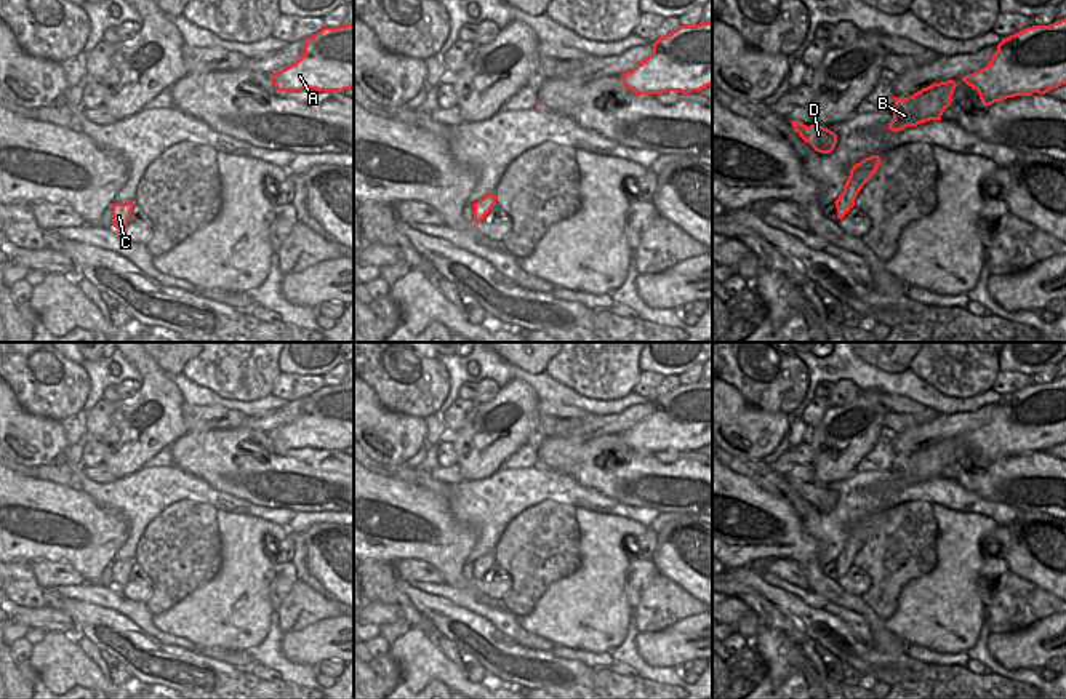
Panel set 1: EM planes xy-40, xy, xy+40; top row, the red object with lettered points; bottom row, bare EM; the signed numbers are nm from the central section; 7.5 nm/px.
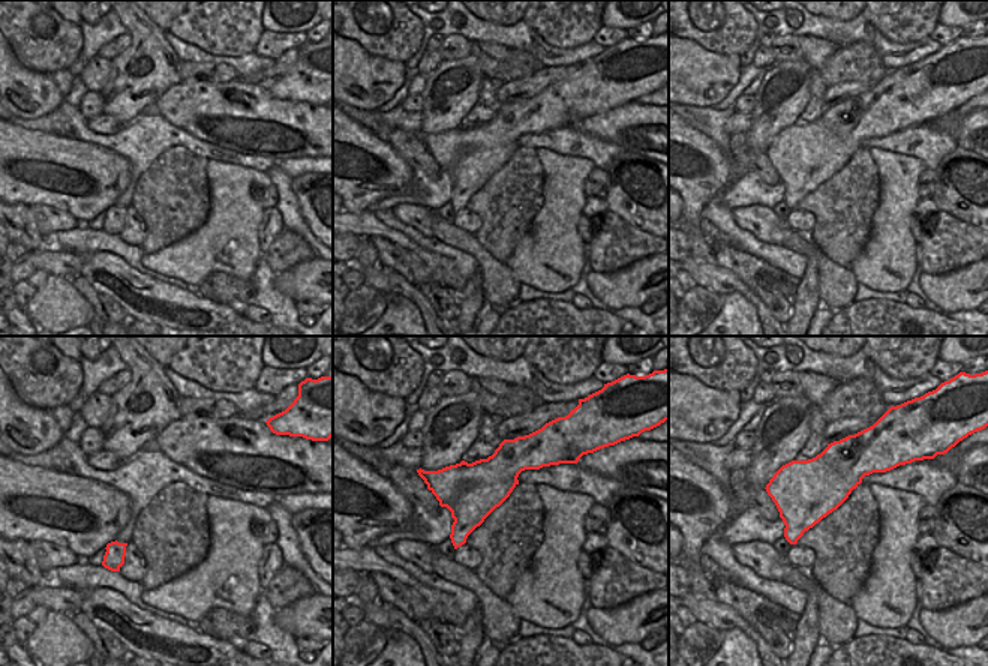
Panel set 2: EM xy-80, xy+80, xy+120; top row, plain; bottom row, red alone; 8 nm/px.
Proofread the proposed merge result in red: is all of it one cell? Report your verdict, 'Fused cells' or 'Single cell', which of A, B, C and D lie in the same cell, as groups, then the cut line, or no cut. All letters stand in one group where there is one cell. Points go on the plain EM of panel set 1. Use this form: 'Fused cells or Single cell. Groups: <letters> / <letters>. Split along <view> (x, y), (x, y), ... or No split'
Single cell. Groups: A B C D. No split

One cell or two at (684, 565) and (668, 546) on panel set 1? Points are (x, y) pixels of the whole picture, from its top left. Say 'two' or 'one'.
one

